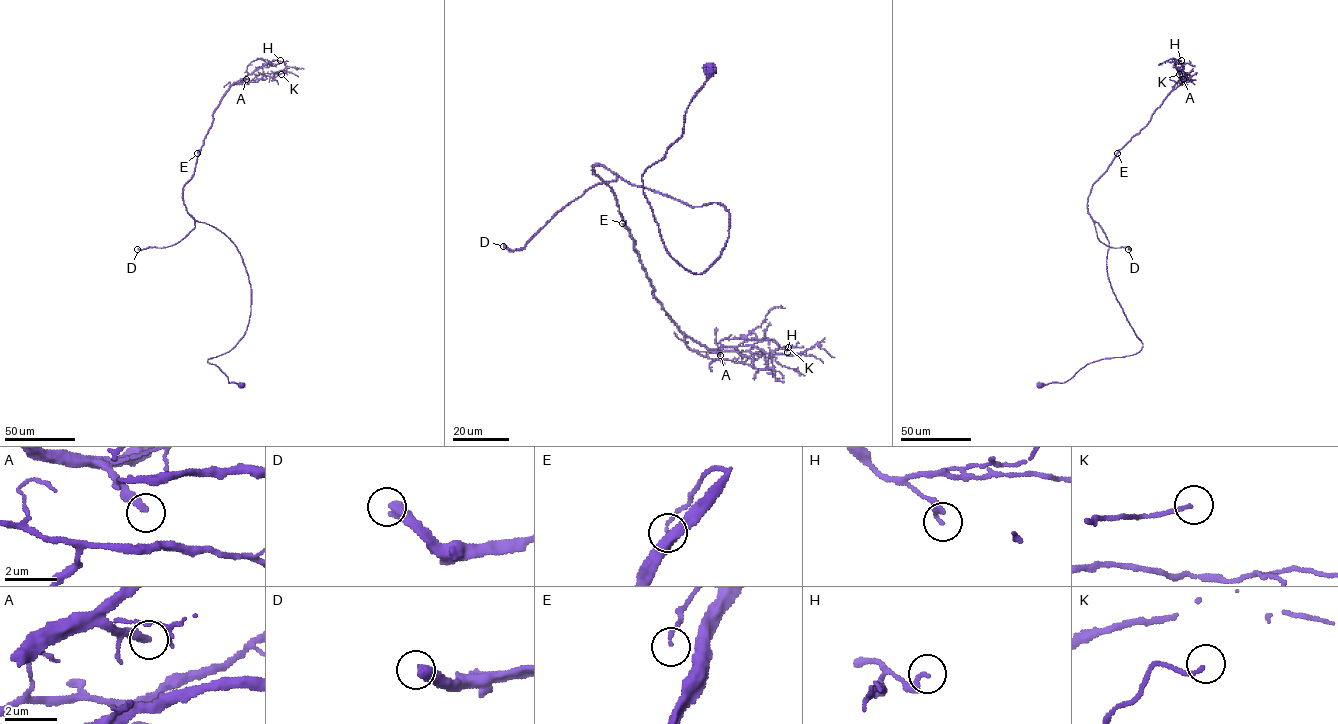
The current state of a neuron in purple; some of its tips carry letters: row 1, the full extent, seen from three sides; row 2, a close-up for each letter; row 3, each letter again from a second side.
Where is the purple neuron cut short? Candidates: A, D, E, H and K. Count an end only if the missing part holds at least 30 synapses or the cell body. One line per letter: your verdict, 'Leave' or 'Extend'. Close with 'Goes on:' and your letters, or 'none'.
A: Extend
D: Extend
E: Leave
H: Leave
K: Leave
Goes on: A, D

